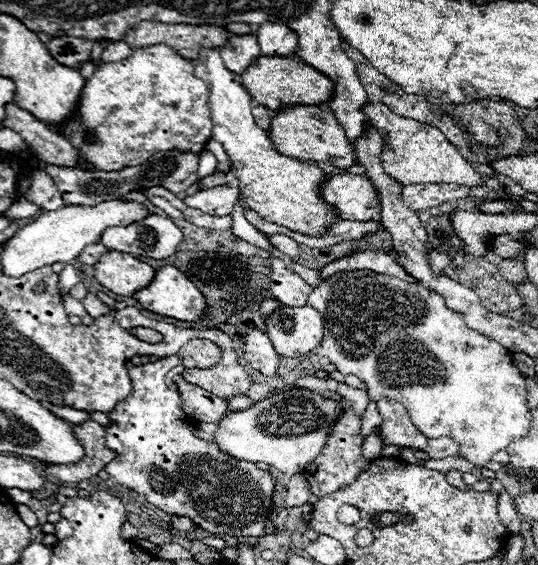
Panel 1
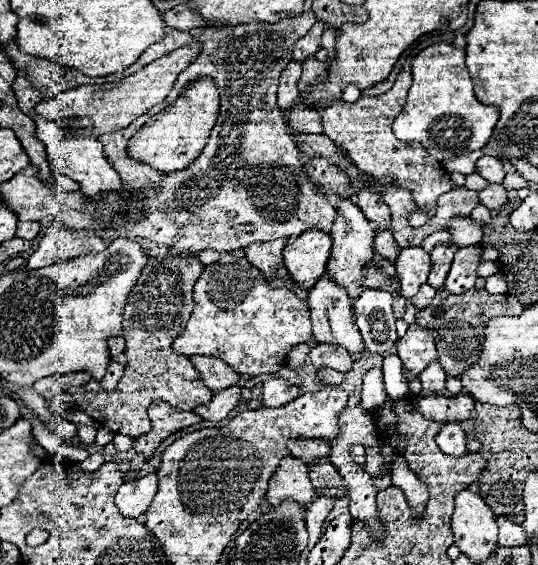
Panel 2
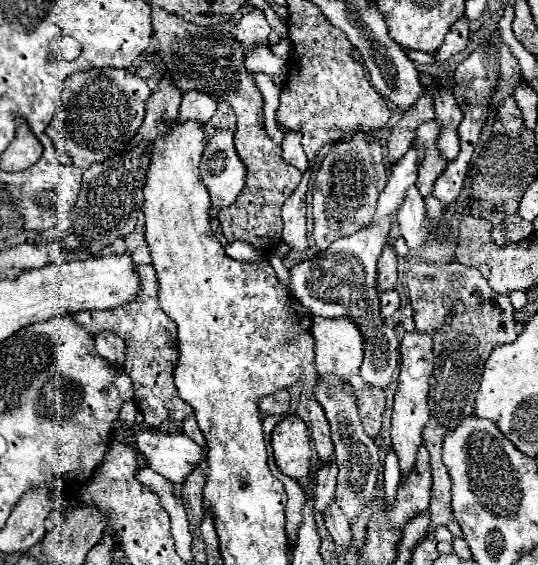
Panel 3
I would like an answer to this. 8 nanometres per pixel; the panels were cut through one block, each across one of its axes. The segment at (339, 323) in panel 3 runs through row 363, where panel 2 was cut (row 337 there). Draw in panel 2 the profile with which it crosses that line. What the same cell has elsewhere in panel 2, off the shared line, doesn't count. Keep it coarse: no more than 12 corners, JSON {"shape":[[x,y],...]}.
{"shape":[[328,272],[308,290],[316,342],[366,354],[350,298]]}

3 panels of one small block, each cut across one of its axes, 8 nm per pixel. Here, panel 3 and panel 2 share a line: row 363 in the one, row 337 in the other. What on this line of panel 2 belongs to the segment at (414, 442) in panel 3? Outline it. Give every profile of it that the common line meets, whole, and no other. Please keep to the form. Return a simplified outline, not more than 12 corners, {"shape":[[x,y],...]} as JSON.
{"shape":[[408,326],[396,342],[402,364],[418,376],[438,358],[432,332]]}

